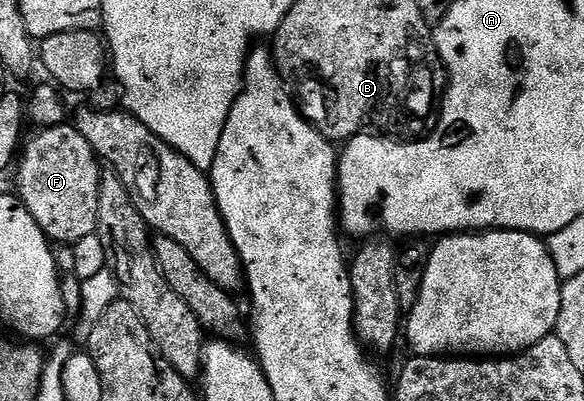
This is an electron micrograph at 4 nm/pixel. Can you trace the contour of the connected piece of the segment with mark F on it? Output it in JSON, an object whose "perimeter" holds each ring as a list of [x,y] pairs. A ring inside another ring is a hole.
{"perimeter":[[[70,124],[47,126],[25,139],[16,162],[17,197],[32,212],[32,220],[54,244],[73,244],[98,228],[98,197],[103,167],[93,148]]]}

